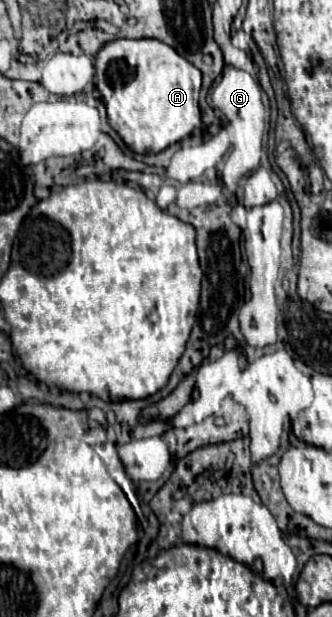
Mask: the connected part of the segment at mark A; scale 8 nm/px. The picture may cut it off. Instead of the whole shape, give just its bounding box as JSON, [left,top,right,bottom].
[95,39,202,153]

